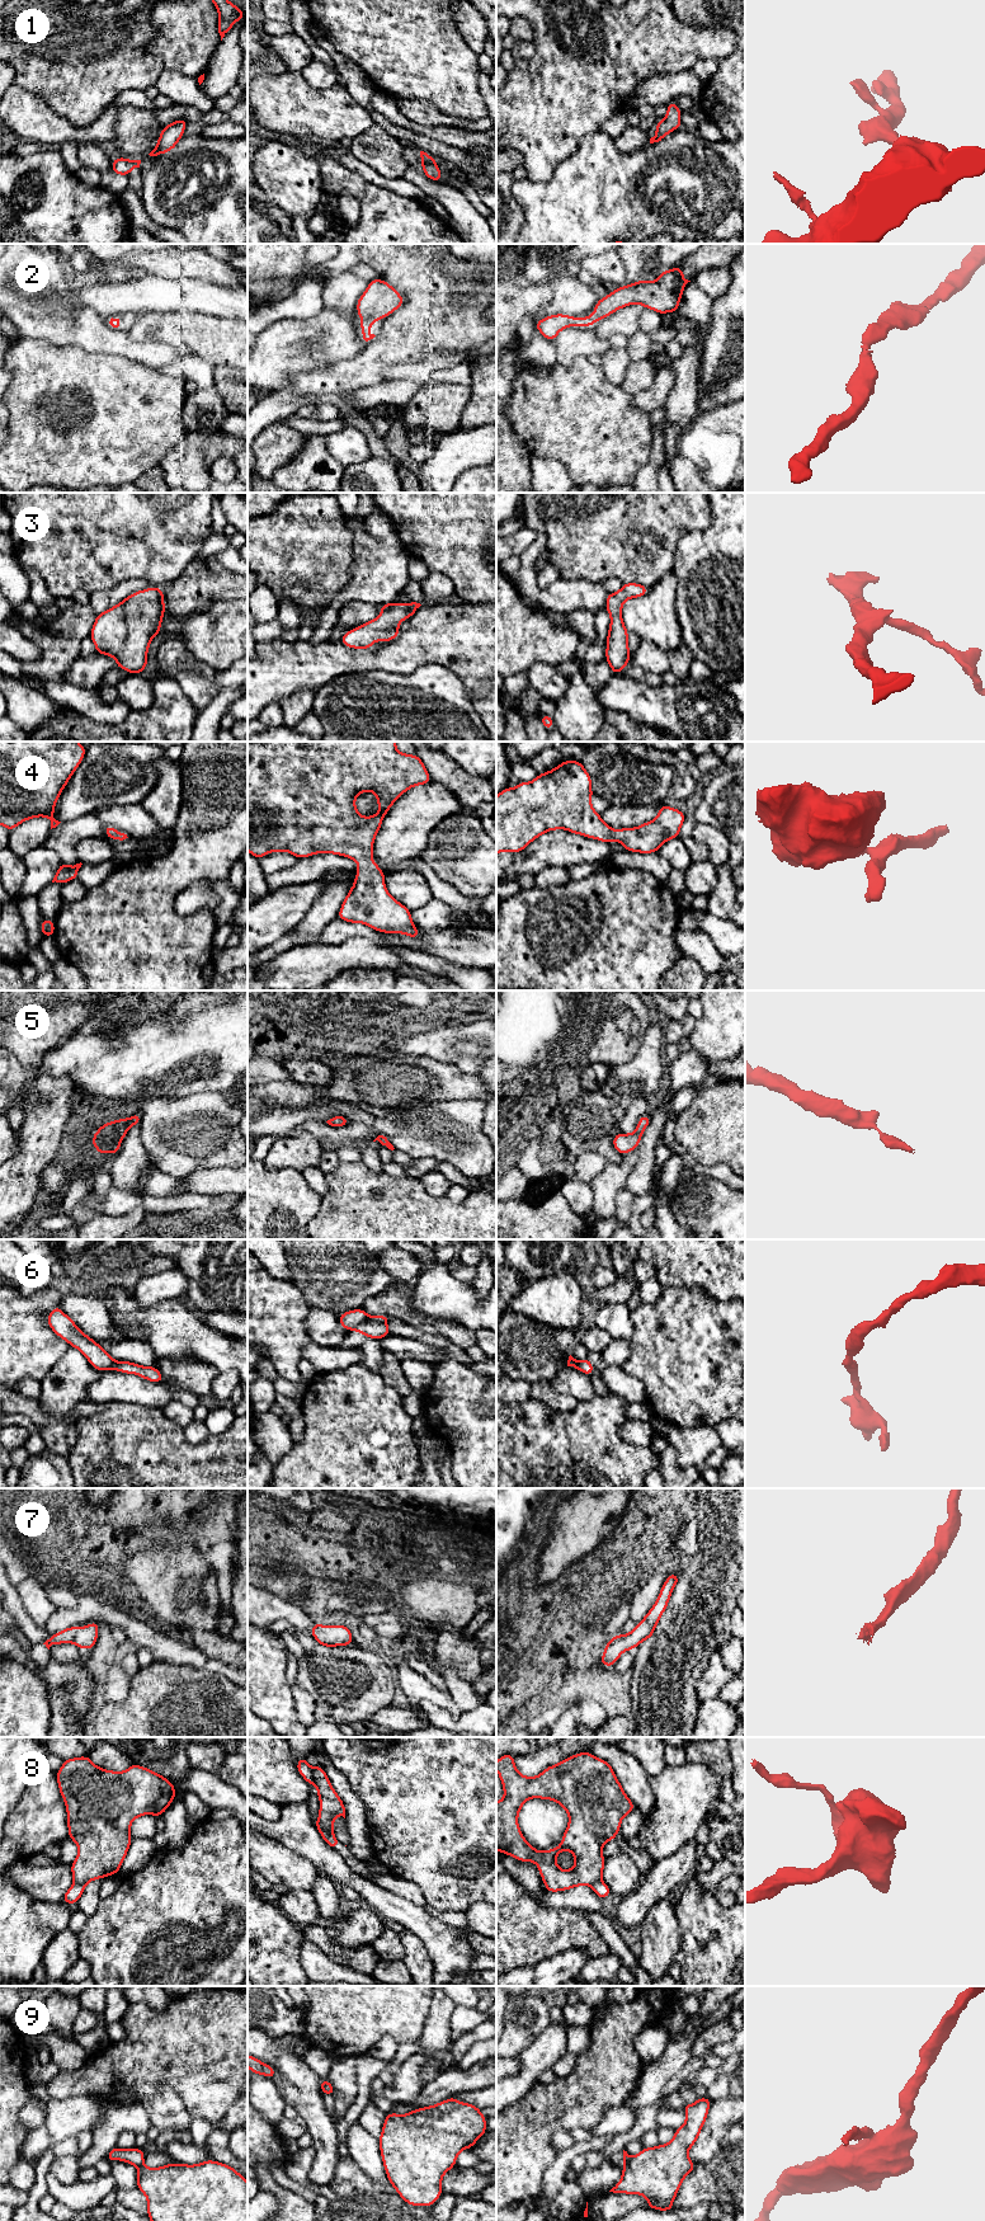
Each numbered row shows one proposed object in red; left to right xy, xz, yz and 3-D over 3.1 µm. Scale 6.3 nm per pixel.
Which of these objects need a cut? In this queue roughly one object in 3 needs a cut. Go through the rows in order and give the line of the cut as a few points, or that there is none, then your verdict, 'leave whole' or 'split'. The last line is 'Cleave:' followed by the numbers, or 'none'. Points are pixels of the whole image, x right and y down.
1: no cut; leave whole
2: no cut; leave whole
3: no cut; leave whole
4: no cut; leave whole
5: no cut; leave whole
6: cut in xz along (370, 1317), (353, 1328); split
7: no cut; leave whole
8: cut in xz along (312, 1769), (314, 1782); split
9: cut in xy along (142, 2165), (138, 2168); split
Cleave: 6, 8, 9

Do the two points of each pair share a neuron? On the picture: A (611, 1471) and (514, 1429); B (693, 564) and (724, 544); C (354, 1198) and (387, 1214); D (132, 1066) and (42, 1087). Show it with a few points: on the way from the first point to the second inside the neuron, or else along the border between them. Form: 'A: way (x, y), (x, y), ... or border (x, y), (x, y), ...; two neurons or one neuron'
A: way (587, 1469), (556, 1468), (538, 1450); one neuron
B: way (701, 560), (716, 551); one neuron
C: way (362, 1205), (371, 1214), (380, 1214); one neuron
D: border (43, 1072), (51, 1076), (67, 1076), (76, 1091); two neurons

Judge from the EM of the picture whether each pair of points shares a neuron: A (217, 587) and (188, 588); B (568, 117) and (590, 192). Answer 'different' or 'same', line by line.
A: same
B: different

